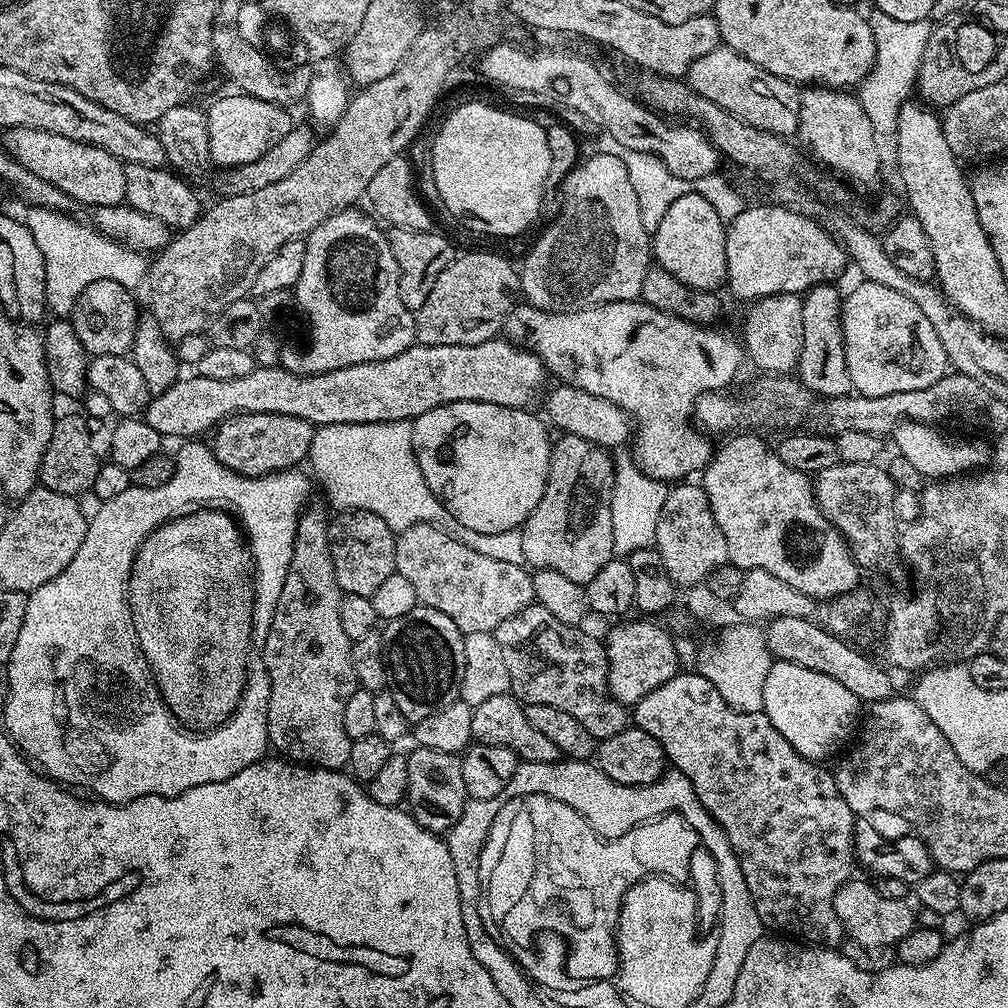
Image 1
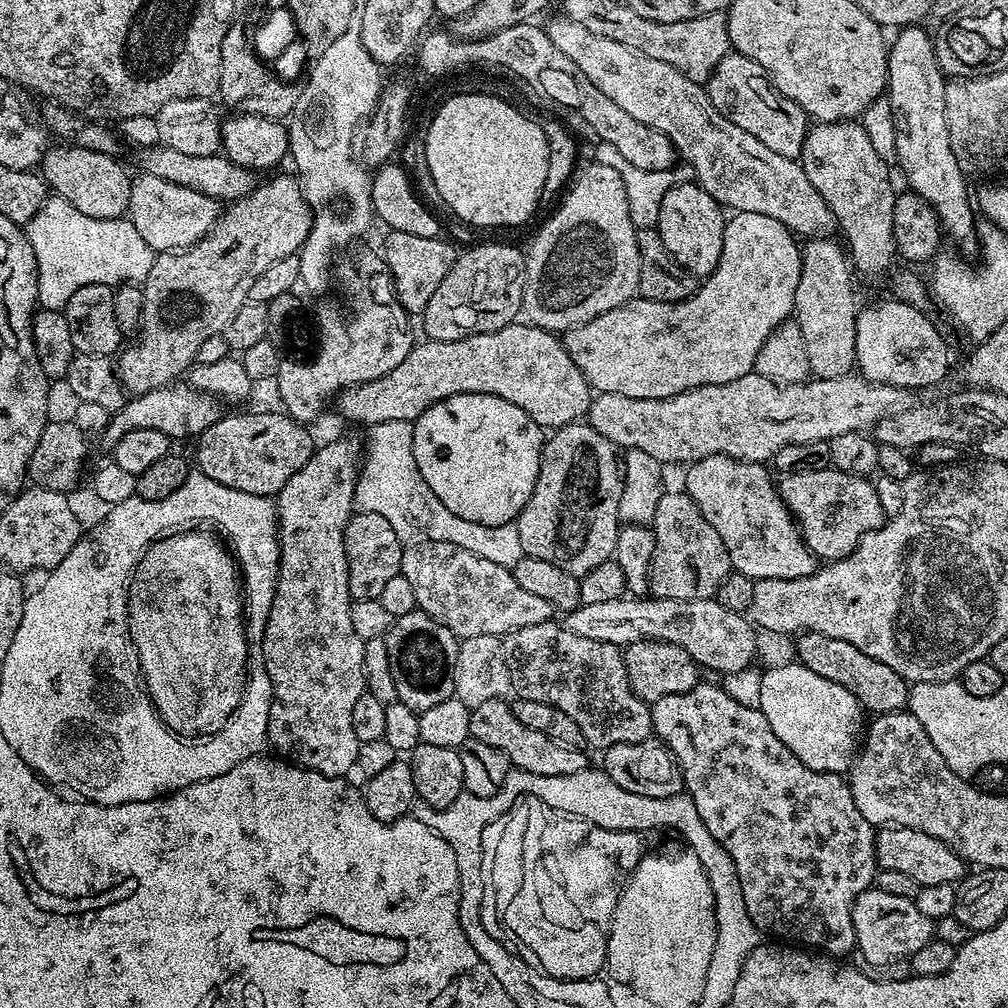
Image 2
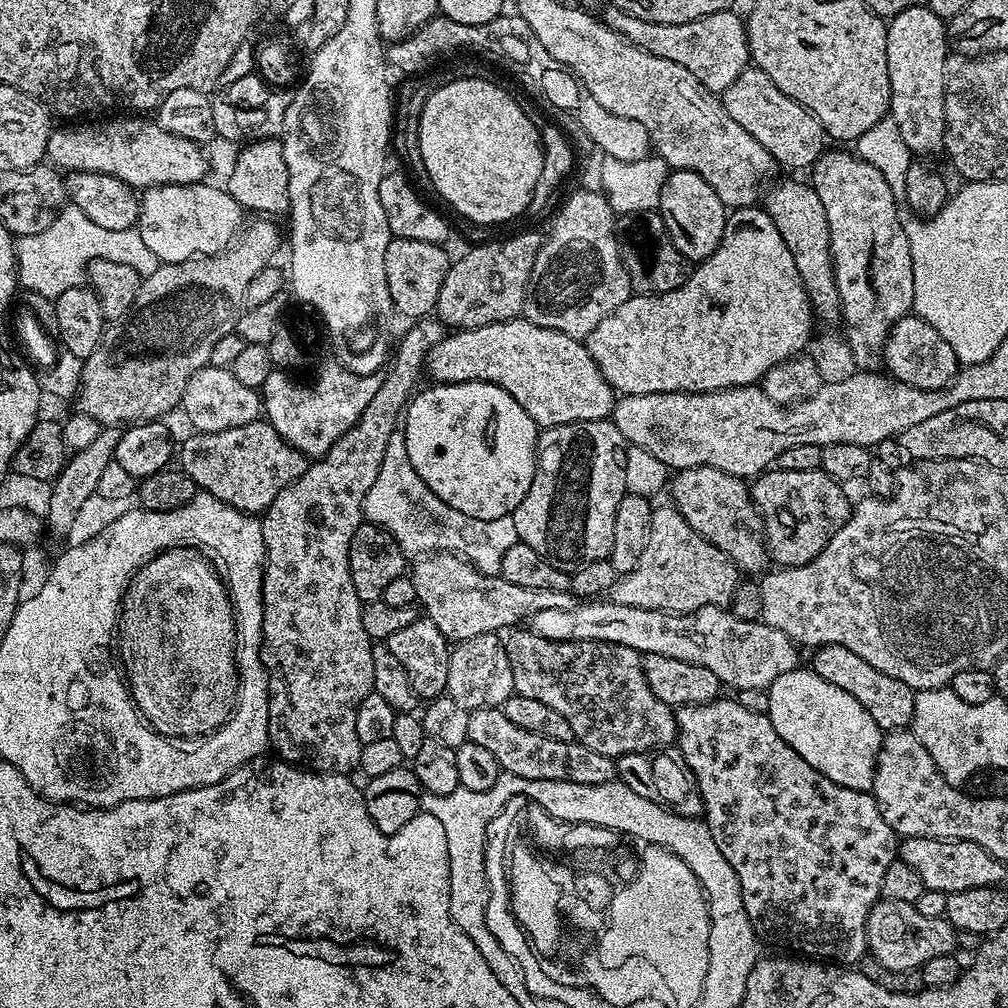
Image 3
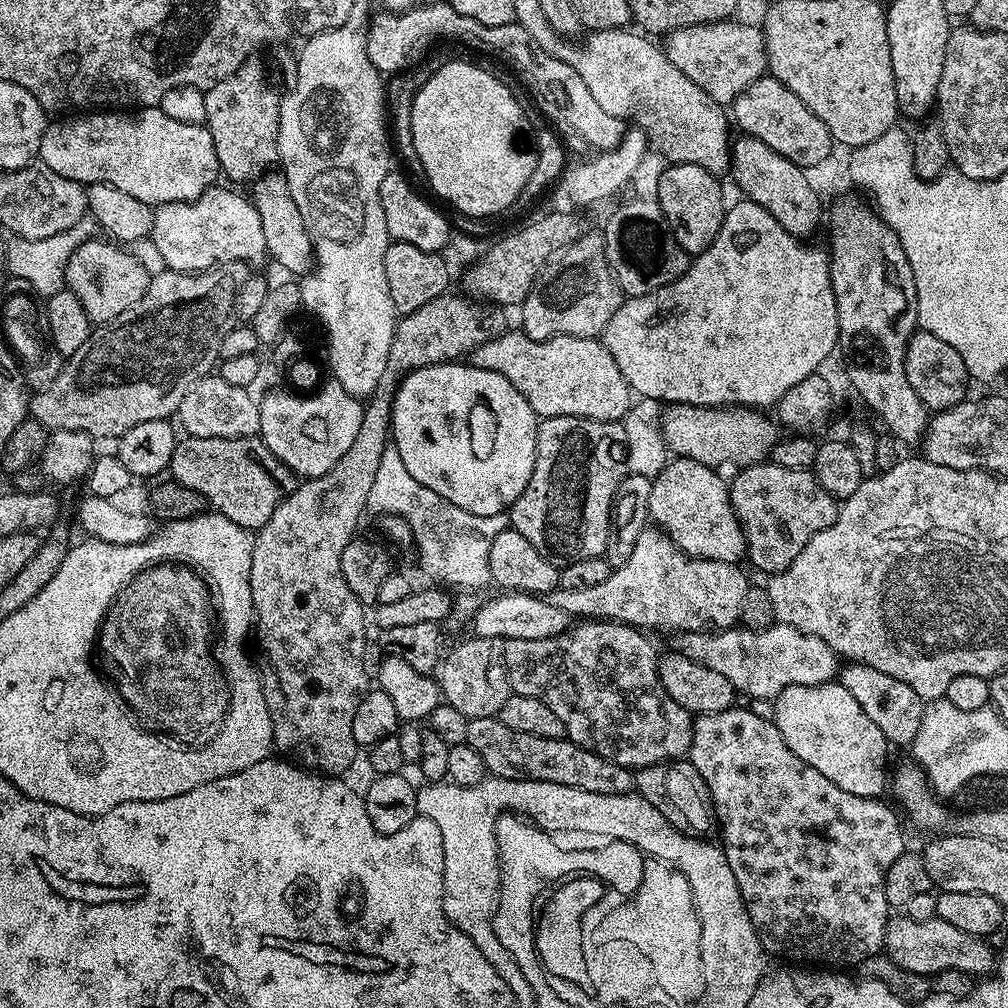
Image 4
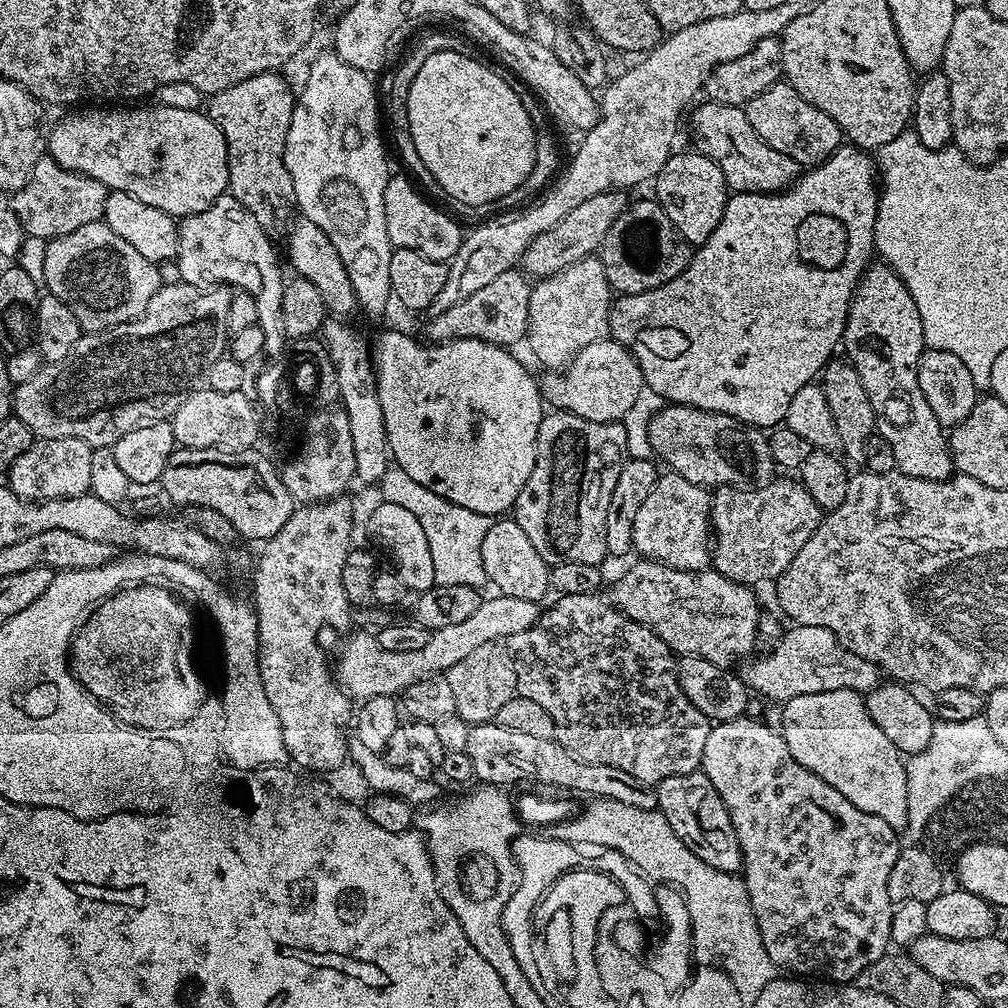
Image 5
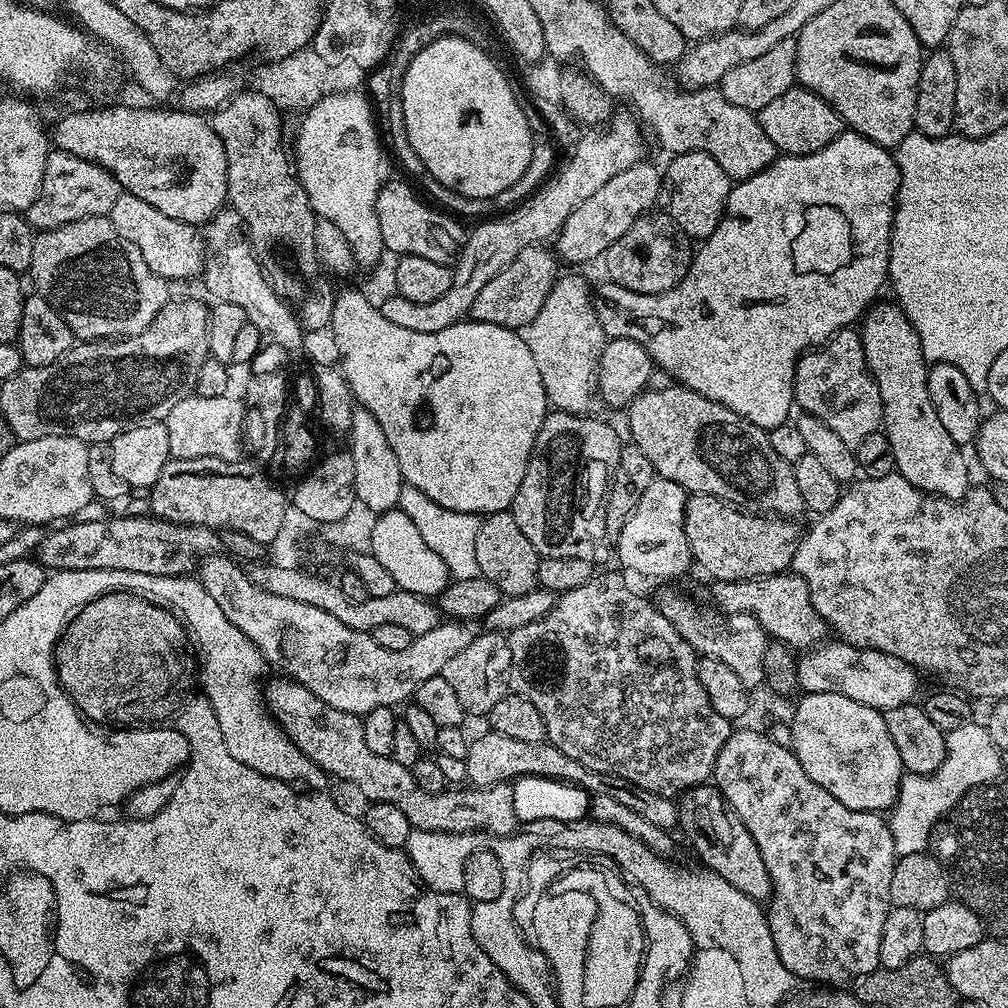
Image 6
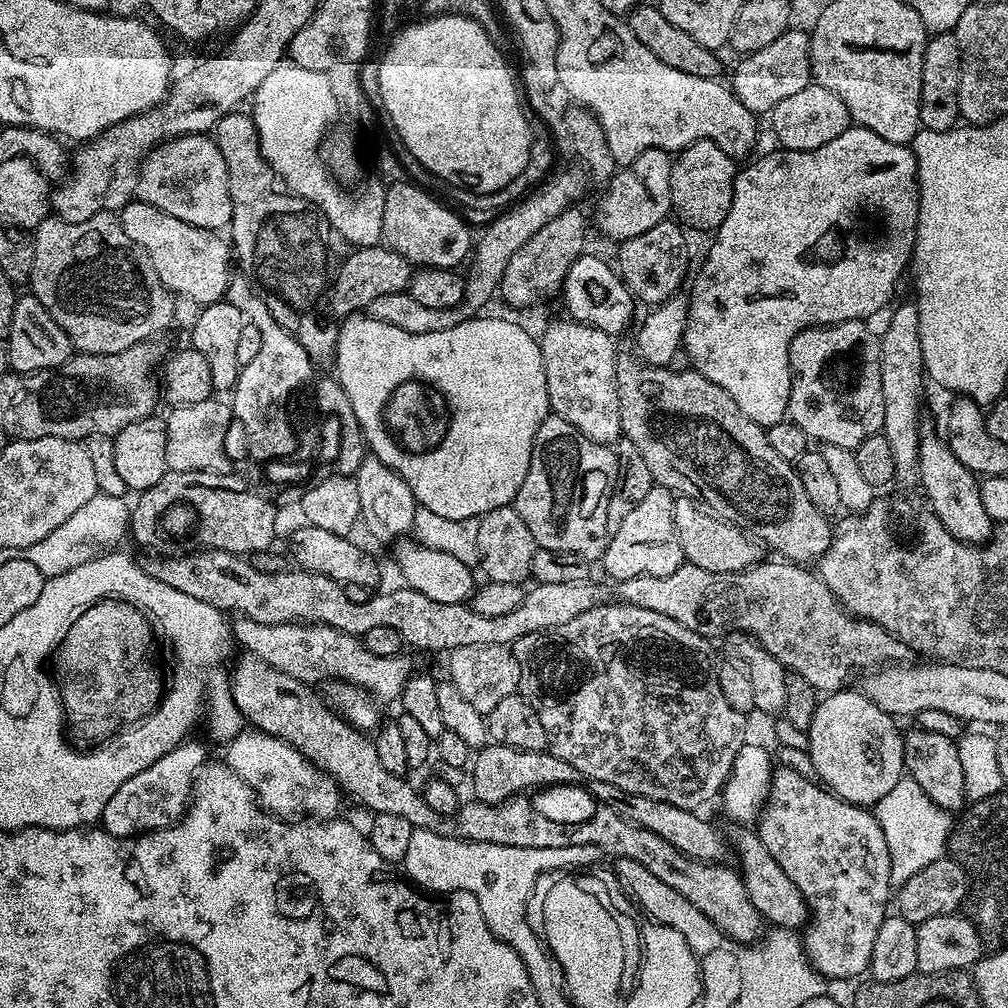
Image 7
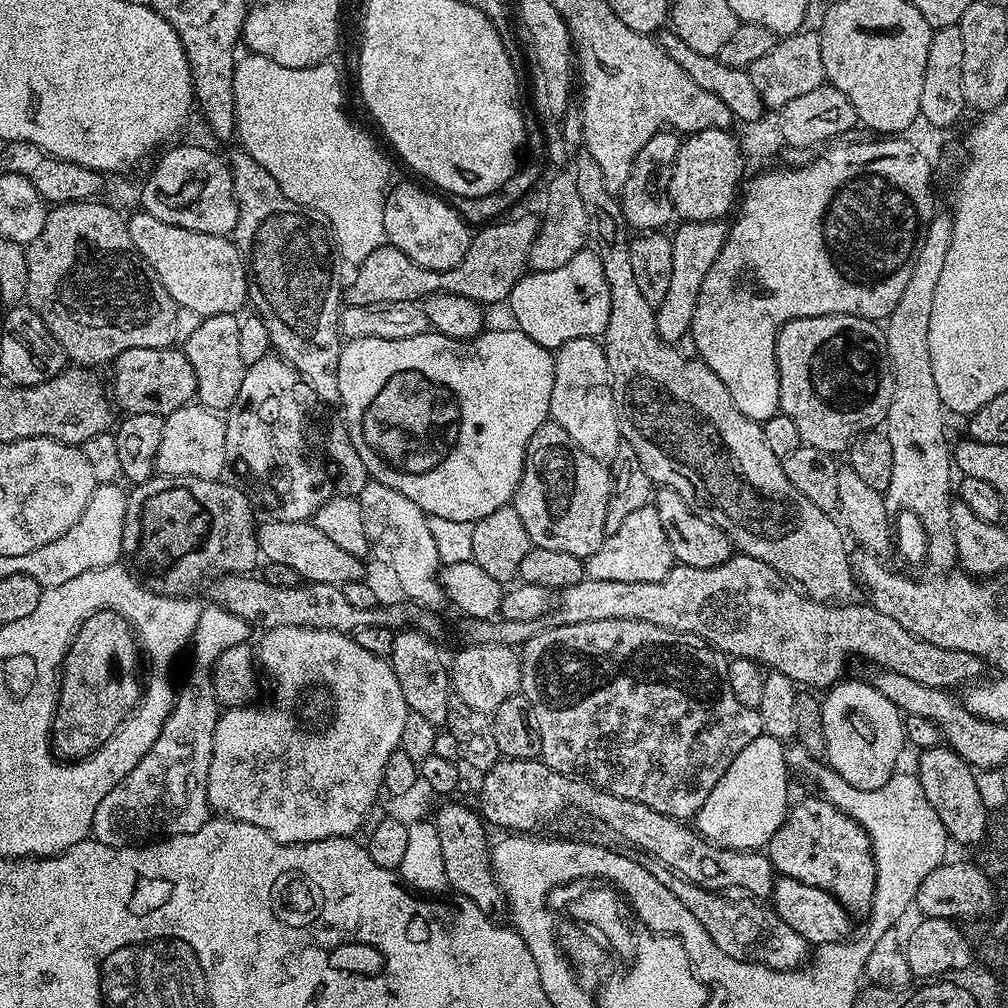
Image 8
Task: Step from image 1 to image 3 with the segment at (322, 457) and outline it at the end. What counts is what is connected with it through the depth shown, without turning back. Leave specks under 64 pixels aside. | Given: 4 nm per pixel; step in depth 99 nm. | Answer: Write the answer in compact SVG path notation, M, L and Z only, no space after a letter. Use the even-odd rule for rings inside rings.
M403 431L392 433L386 446L386 458L382 458L382 470L374 478L374 486L364 499L364 520L377 524L395 538L405 554L427 554L430 552L455 552L469 560L480 572L491 576L500 575L502 557L510 546L518 543L518 530L514 530L514 518L470 518L462 510L454 510L418 478L414 466L410 466L410 454L406 454Z

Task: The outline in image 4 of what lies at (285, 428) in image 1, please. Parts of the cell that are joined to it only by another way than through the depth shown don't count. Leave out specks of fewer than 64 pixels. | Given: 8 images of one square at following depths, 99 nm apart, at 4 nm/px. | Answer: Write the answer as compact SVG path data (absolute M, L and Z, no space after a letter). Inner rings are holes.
M185 435L177 443L170 469L171 479L190 490L198 490L207 498L209 505L220 512L230 522L238 522L238 526L249 530L258 530L266 522L270 522L270 514L278 510L281 500L294 487L294 474L264 445L264 441L256 436L246 438L198 438Z

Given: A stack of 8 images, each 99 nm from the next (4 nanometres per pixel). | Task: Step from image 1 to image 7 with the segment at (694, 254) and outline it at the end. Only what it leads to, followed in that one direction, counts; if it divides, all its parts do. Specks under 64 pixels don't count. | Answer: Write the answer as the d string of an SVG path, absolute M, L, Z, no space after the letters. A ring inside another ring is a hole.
M709 140L694 142L690 147L683 149L672 162L672 212L680 215L679 219L689 229L692 227L700 232L711 233L719 228L730 210L732 187L736 181L737 171L737 161L728 156L726 150L718 150L718 146Z

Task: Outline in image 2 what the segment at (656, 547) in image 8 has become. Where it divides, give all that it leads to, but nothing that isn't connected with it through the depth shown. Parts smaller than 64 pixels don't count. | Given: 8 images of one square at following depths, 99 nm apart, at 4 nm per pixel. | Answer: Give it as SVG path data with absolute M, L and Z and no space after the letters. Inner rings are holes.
M710 454L710 458L702 458L687 465L685 472L688 473L684 476L683 491L694 498L694 506L702 510L702 518L706 518L706 522L718 530L718 538L722 538L722 546L726 546L726 554L730 554L733 572L746 574L754 581L766 578L793 580L806 578L816 572L818 561L800 537L800 528L784 505L777 481L772 481L773 473L763 463Z

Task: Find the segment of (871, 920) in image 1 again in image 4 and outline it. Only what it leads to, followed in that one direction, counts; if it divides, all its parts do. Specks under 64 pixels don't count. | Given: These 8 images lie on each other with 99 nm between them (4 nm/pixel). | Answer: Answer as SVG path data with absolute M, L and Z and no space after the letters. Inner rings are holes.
M907 914L889 919L888 929L884 935L883 951L894 963L902 966L902 970L910 970L914 974L932 978L942 970L962 970L973 978L984 978L995 969L997 953L988 944L987 939L965 934L950 922L927 920L914 922Z

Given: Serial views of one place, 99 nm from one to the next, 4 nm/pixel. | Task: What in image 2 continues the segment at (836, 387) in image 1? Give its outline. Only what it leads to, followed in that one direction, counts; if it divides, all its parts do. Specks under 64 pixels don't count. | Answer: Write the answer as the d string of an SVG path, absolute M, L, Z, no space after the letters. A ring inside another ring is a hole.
M827 236L808 238L803 241L800 250L800 277L798 278L798 290L794 290L794 306L792 307L794 319L802 330L802 338L806 338L806 358L810 361L810 373L817 380L842 378L843 376L849 375L849 373L856 368L856 313L858 311L858 303L856 304L856 292L852 289L854 269L850 263L849 257L846 255L845 249L841 247L839 243L836 245L834 241L835 239Z

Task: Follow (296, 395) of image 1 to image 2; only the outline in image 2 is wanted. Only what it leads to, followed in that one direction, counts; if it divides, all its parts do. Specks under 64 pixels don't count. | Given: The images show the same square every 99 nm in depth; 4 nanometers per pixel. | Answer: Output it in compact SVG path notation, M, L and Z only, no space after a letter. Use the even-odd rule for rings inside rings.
M513 322L497 332L474 334L454 342L425 339L423 343L412 347L410 354L402 358L402 366L394 366L390 374L382 374L382 378L344 389L338 397L341 414L350 423L363 426L399 420L415 422L427 408L454 394L494 394L498 398L506 398L506 402L514 402L518 410L526 410L526 414L530 414L532 421L541 428L555 430L577 423L592 403L593 389L588 387L588 380L582 370L574 366L574 358L570 358L565 350L563 339L557 333L538 328L535 324ZM173 382L141 396L125 399L124 405L111 413L102 436L103 439L108 439L108 442L115 442L122 438L122 434L130 434L130 430L162 430L162 434L166 434L169 441L188 439L191 441L200 437L215 420L220 419L222 415L220 408L222 408L221 401L216 397L207 396L205 392L199 392L187 383Z

